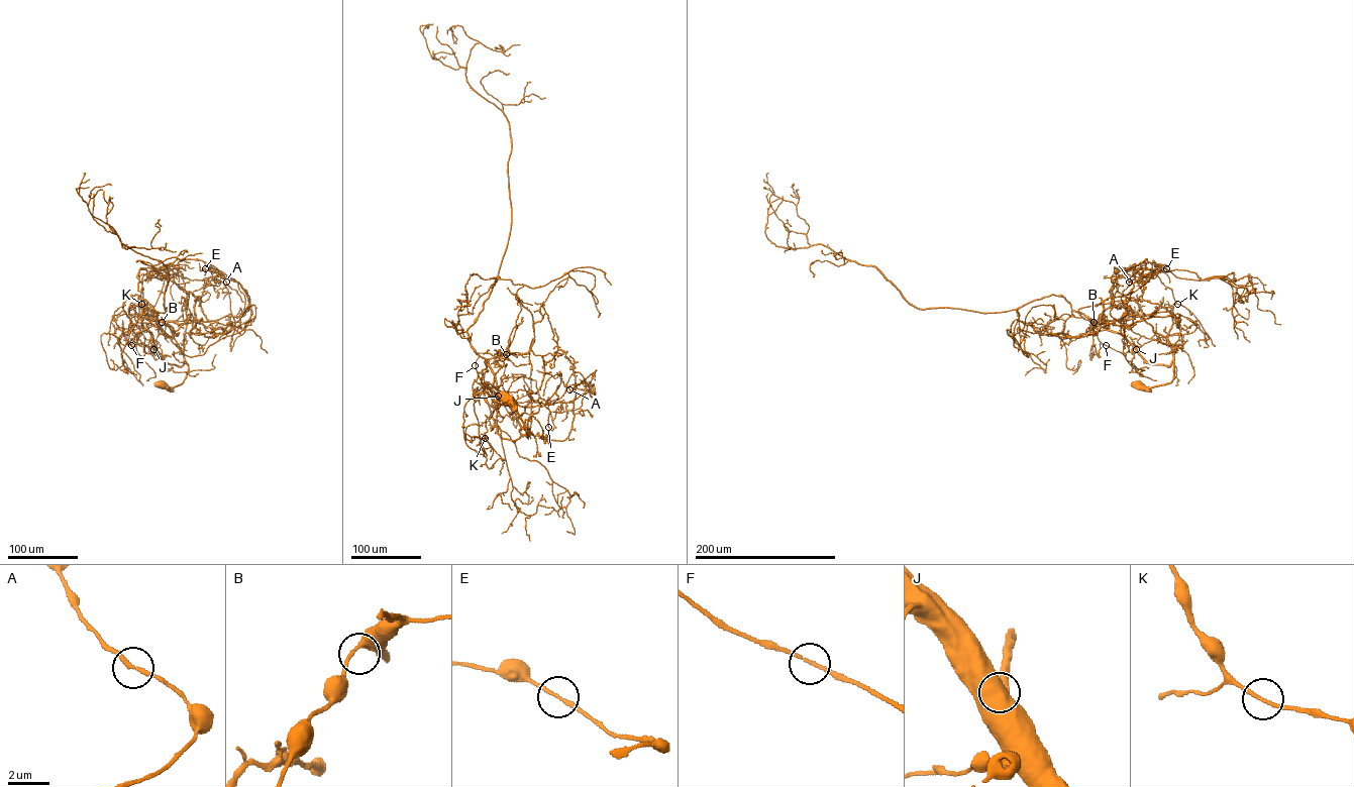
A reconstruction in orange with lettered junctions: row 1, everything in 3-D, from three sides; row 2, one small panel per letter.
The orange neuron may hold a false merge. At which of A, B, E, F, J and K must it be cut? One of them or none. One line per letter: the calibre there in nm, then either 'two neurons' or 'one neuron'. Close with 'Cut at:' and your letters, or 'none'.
A: 200 nm | one neuron
B: 340 nm | one neuron
E: 170 nm | one neuron
F: 150 nm | one neuron
J: 360 nm | one neuron
K: 160 nm | one neuron
Cut at: none

